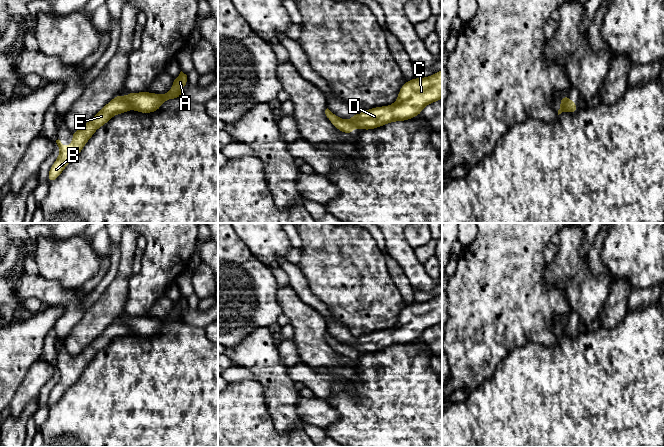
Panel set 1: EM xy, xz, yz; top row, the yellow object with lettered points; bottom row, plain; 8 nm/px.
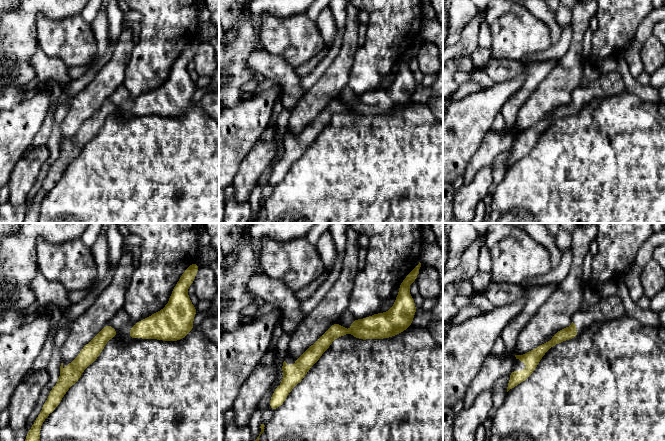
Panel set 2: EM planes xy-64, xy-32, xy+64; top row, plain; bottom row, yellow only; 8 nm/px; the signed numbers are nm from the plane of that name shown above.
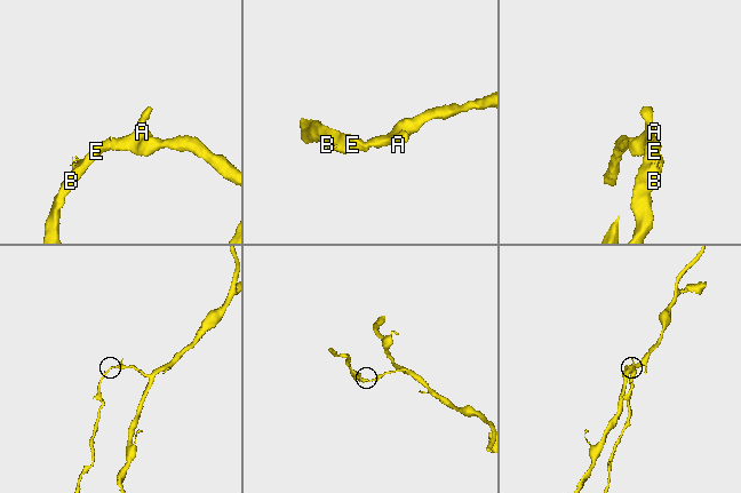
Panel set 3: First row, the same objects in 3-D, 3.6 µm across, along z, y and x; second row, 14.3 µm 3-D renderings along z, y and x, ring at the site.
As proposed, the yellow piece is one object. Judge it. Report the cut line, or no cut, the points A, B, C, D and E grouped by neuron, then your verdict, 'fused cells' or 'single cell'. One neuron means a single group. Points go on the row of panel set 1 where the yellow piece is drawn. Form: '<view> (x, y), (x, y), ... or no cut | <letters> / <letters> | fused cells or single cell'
yz (568, 98), (564, 110) | A C D / B E | fused cells

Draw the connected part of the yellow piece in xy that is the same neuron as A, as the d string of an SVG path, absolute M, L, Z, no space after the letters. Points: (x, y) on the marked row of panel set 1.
M182 71L177 78L174 78L172 89L167 94L154 94L146 91L140 93L128 92L127 102L131 109L141 113L156 112L164 101L175 98L182 98L181 88L188 84L187 75Z

